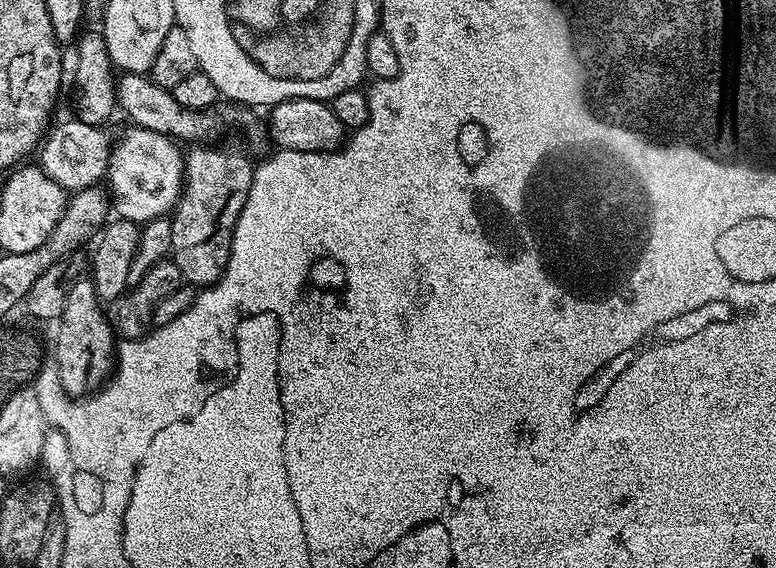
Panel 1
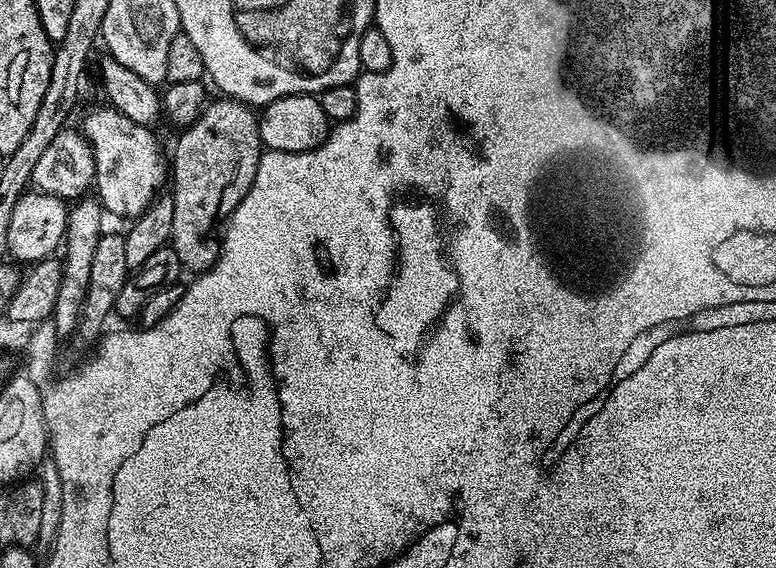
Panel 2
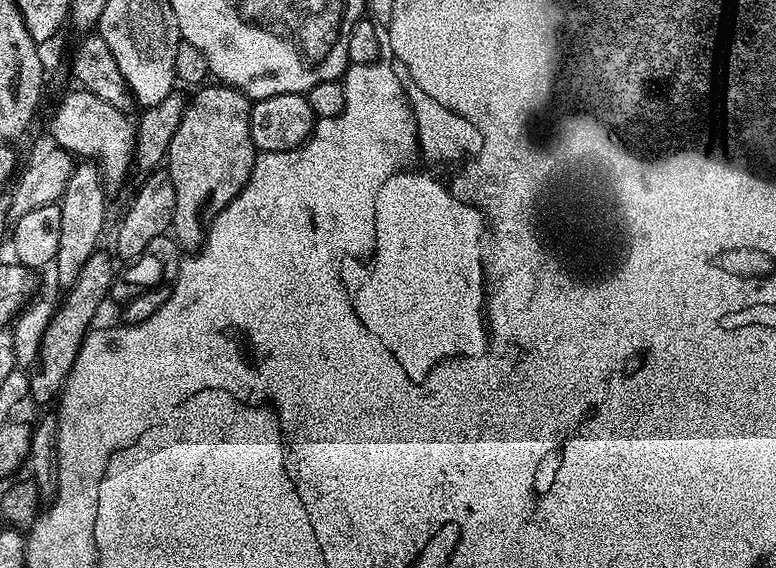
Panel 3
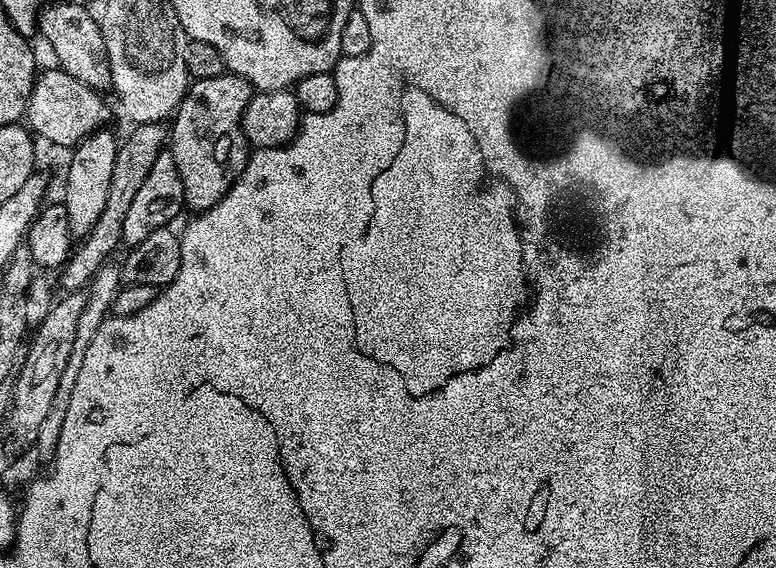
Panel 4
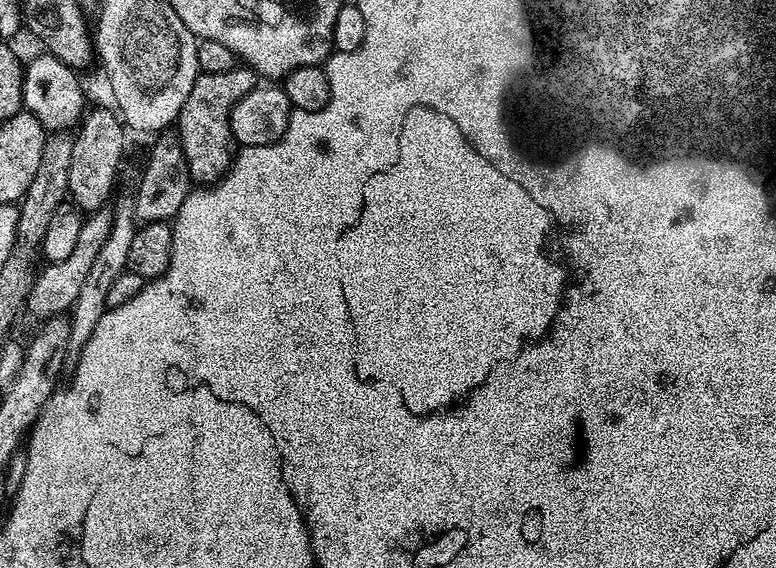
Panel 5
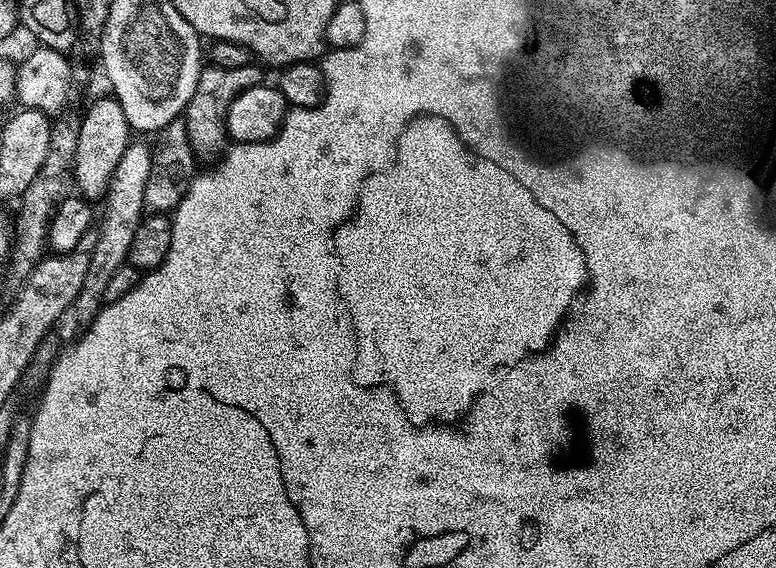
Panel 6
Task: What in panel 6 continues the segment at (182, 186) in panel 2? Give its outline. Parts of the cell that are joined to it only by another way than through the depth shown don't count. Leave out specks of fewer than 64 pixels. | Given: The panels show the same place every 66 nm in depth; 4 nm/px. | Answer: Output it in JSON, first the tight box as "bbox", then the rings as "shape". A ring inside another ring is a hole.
{"bbox":[182,62,266,158],"shape":[[[256,62],[237,67],[218,66],[213,63],[201,67],[198,74],[198,86],[194,86],[194,94],[182,113],[184,125],[190,134],[190,142],[197,157],[204,158],[204,156],[212,155],[215,157],[225,147],[224,140],[229,139],[226,121],[230,102],[234,102],[234,98],[245,88],[253,88],[265,83],[266,77],[264,77],[263,70],[265,71]]]}

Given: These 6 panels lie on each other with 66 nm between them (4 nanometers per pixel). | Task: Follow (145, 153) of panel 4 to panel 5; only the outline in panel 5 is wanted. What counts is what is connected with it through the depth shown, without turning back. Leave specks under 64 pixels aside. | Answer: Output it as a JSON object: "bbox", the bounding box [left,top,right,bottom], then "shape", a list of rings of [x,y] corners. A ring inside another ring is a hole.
{"bbox":[27,206,112,322],"shape":[[[108,206],[97,208],[85,219],[82,234],[78,234],[78,243],[74,245],[71,254],[67,258],[45,263],[37,271],[36,281],[28,295],[27,315],[37,316],[37,321],[43,322],[50,316],[59,316],[71,309],[73,302],[78,298],[79,292],[82,291],[82,285],[84,285],[86,274],[90,271],[90,265],[94,262],[94,257],[98,254],[98,250],[102,250],[102,245],[106,243],[106,238],[110,236],[111,225],[112,208]]]}

